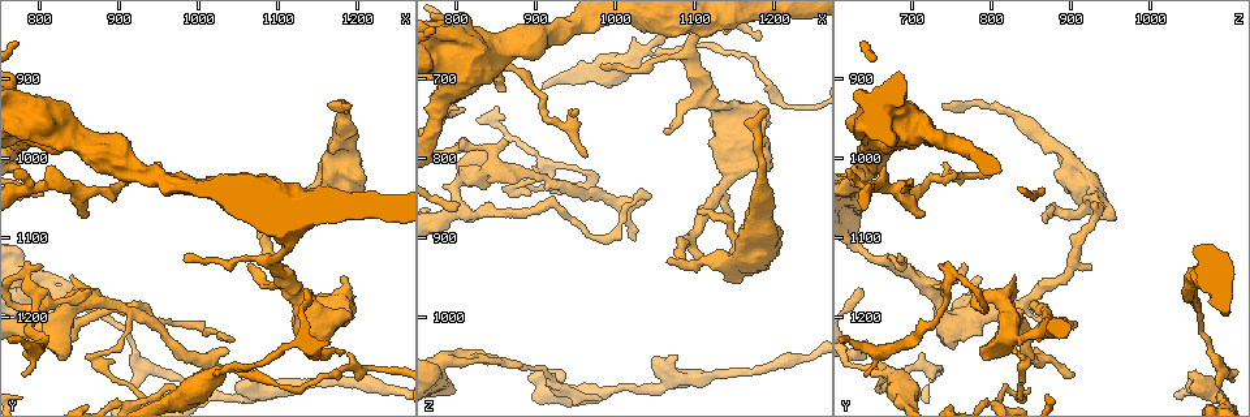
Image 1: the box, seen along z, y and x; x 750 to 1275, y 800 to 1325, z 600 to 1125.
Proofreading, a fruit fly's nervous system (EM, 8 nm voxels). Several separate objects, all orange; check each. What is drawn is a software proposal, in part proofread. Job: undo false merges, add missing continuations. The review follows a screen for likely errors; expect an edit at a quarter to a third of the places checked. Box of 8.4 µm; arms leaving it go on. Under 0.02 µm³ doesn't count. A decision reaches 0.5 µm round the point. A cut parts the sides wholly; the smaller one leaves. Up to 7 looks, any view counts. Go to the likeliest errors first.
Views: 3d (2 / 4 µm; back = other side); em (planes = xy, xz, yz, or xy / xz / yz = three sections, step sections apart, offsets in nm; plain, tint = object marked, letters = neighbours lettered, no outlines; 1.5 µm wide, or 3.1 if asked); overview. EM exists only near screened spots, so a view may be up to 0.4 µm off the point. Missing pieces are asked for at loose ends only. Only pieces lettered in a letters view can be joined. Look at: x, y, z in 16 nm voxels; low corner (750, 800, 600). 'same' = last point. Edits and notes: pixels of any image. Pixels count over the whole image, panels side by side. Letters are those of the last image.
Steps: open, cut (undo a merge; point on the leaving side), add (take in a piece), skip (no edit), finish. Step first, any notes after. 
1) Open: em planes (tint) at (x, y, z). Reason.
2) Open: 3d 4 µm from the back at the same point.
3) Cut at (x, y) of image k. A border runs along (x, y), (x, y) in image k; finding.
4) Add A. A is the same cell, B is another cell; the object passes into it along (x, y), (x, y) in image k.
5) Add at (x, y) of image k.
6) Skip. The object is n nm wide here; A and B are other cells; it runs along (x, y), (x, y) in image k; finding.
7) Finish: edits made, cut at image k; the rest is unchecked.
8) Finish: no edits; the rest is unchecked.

Open: 3d 2 µm at (1175, 1285, 1065). Narrows sharply.

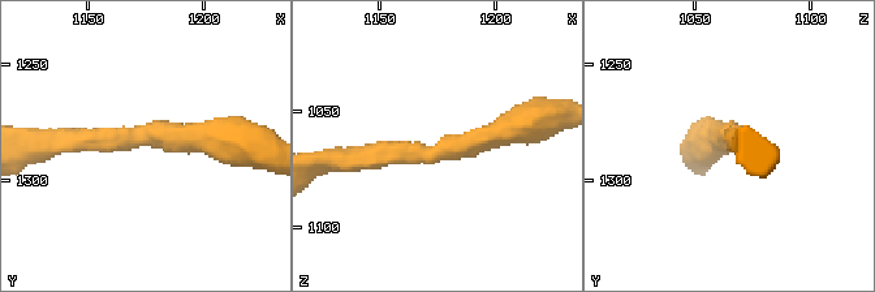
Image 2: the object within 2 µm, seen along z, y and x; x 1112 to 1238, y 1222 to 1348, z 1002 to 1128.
Open: em yz step 4 (letters) at (1175, 1282, 1066). The arms are 190, 280 nm wide.

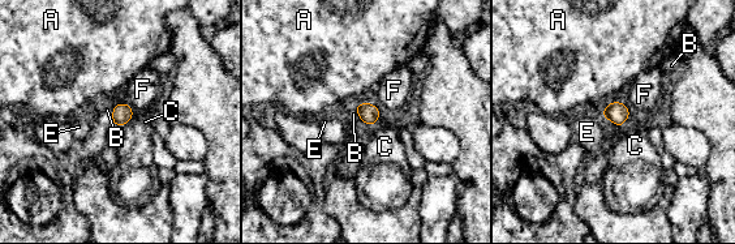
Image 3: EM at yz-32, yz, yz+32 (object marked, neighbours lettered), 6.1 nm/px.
Skip. A, B, C, E and F are other cells; one cell here.

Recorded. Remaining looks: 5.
Open: em planes (plain) at (865, 1160, 775). Free end.

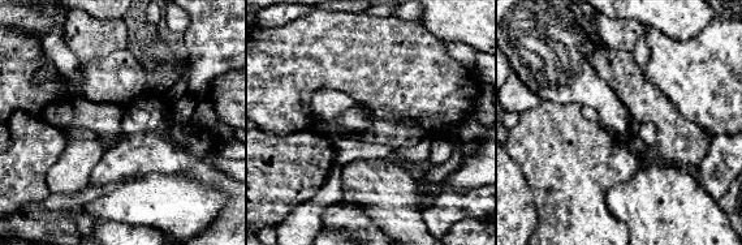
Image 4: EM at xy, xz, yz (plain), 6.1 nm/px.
Open: em planes (letters) at the same point.

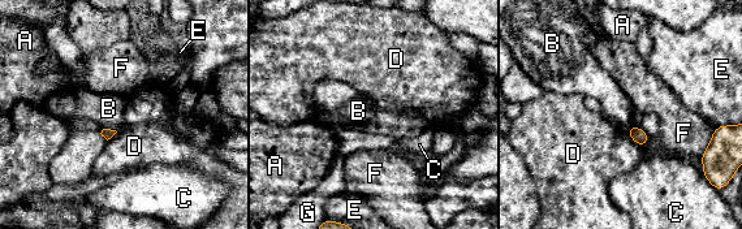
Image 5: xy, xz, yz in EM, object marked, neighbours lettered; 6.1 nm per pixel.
Skip. A, B, C, D, E, F and G are other cells; a border runs along (103, 128), (116, 132) in image 5; none of them fits.

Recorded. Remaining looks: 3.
Open: 3d 4 µm at (1115, 1130, 925). Free end.

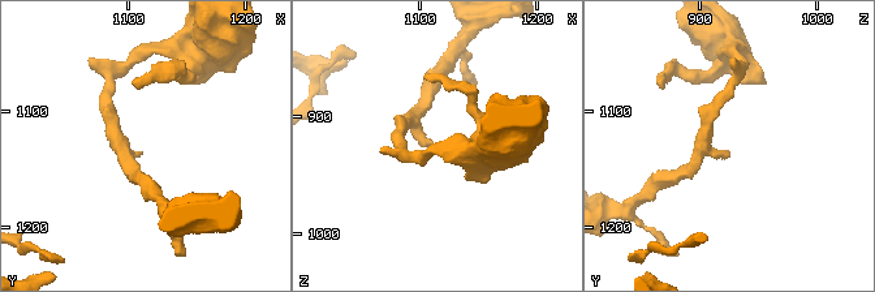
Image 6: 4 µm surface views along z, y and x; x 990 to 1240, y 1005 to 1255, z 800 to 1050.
Open: em planes (plain) at (1112, 1132, 924).

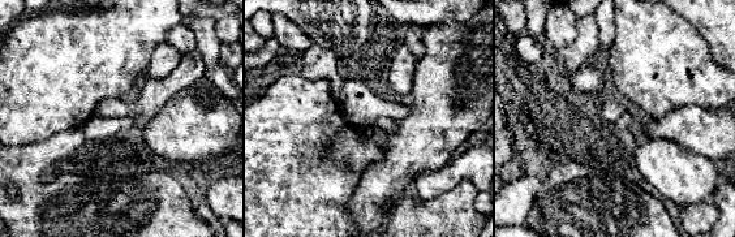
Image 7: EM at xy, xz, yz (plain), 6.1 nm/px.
Open: em planes (letters) at the same point. What lies round it.

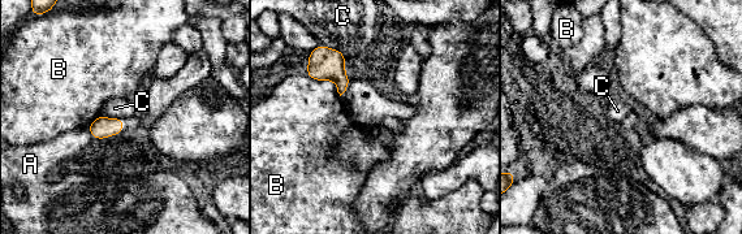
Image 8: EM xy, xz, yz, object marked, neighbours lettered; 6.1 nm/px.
Skip. A, B and C are other cells; no lettered piece goes on from it.

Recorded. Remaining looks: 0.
Finish: no edits; the rest is unchecked.

